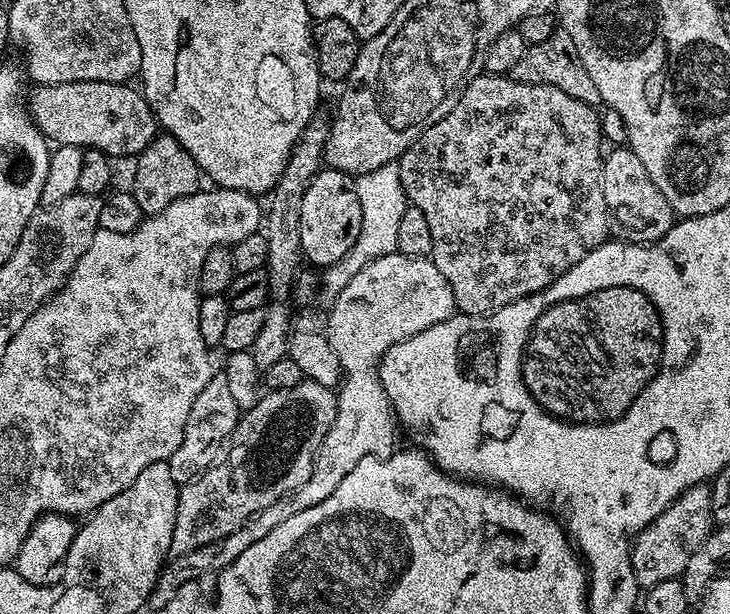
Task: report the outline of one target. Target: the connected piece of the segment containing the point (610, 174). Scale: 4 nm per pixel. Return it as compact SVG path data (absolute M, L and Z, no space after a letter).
M616 146L612 153L604 156L604 165L600 171L602 194L606 198L606 206L611 220L610 232L617 241L625 244L652 244L661 240L674 223L674 213L670 202L654 186L650 174L646 174L646 166L627 146Z

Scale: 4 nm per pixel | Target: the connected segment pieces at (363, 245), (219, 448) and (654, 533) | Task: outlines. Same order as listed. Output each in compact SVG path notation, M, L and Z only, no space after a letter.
M399 163L378 166L378 170L370 170L370 174L362 174L355 177L358 202L362 202L362 230L358 234L358 242L350 246L350 254L330 267L323 269L322 283L318 288L318 296L325 302L331 302L346 290L347 284L353 280L354 274L374 258L382 258L386 254L396 251L398 242L398 229L402 226L402 214L410 207L408 196L404 193L404 187L400 181Z
M213 374L210 382L202 386L202 394L194 398L194 406L190 406L190 418L186 418L186 430L182 434L182 442L178 450L174 450L174 454L167 460L170 474L177 486L188 484L221 459L241 415L242 409L238 406L238 402L234 402L224 375Z
M695 484L690 490L683 492L666 511L658 514L654 522L643 525L637 531L640 532L637 536L635 533L630 544L630 555L634 578L641 589L658 586L658 582L681 579L690 558L694 558L696 551L713 531L712 489L708 484Z

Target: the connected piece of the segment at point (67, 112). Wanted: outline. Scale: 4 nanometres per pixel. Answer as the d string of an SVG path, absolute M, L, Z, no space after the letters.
M114 82L42 84L27 93L26 107L38 130L53 145L97 148L109 158L135 158L158 135L158 125L143 91L135 92L132 87L131 83Z

